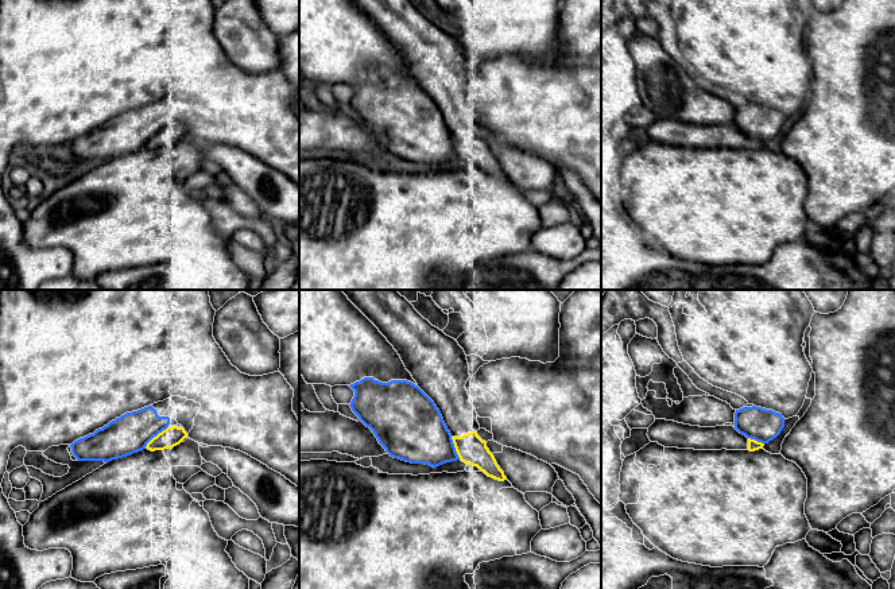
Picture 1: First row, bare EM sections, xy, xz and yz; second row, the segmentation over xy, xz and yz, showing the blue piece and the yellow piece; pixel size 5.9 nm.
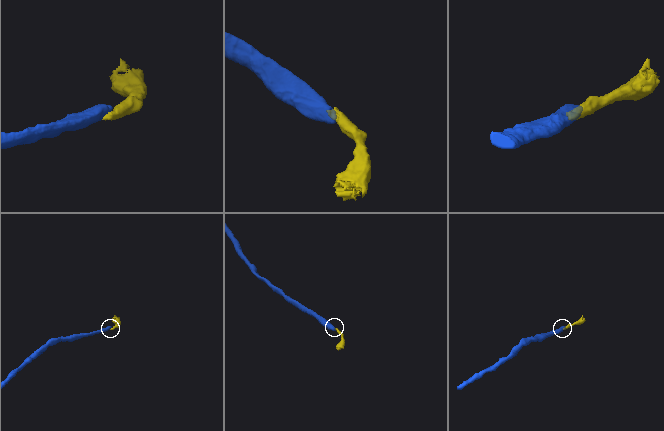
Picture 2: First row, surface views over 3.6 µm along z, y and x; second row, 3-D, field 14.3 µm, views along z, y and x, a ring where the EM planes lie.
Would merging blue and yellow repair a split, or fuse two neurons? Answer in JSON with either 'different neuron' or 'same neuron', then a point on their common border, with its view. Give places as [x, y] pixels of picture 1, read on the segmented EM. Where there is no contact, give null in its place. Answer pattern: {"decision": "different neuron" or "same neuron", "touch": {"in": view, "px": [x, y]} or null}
{"decision": "different neuron", "touch": {"in": "xy", "px": [155, 436]}}

